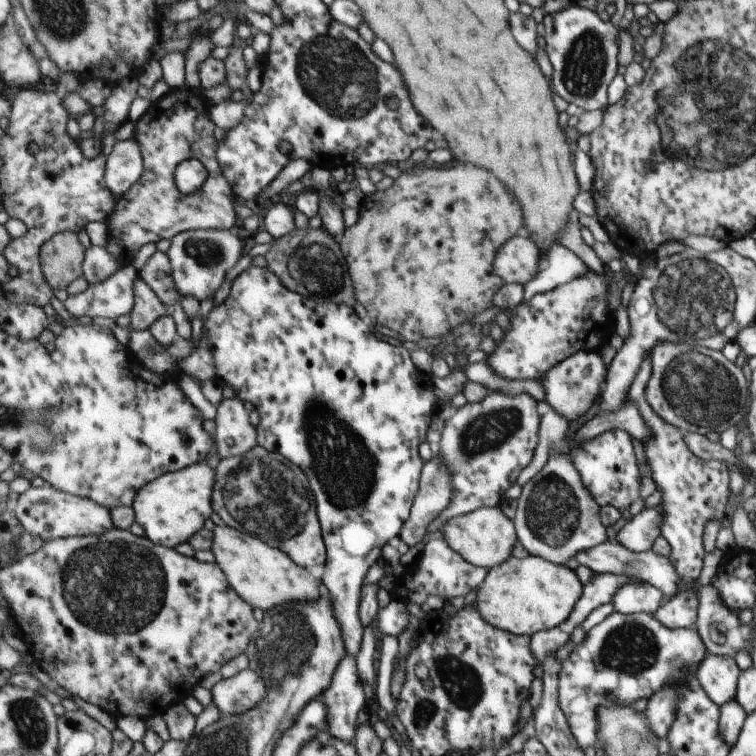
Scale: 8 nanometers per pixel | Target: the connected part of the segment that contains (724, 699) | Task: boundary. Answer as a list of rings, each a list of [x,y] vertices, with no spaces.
[[[706,654],[696,679],[718,707],[734,699],[740,670],[733,657]]]

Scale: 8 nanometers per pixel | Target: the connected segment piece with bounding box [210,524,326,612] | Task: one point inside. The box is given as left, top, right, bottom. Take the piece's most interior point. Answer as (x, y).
(264, 576)

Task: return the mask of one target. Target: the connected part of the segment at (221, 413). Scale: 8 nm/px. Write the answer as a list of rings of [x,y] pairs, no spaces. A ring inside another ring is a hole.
[[[237,397],[221,400],[216,406],[214,423],[216,426],[214,437],[216,438],[217,458],[242,457],[255,446],[255,428],[249,424],[249,416]]]

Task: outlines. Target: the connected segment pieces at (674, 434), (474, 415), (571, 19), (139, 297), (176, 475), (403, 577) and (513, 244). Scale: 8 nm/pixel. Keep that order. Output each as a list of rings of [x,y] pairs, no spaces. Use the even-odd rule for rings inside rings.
[[[649,357],[641,364],[636,378],[629,388],[626,401],[633,402],[644,423],[648,426],[648,437],[642,442],[643,454],[649,465],[649,476],[659,494],[660,535],[665,538],[670,548],[669,562],[673,565],[682,583],[689,583],[700,576],[703,566],[703,546],[701,534],[705,522],[721,520],[729,496],[729,478],[723,470],[722,462],[711,462],[711,470],[702,472],[702,459],[693,455],[682,437],[683,432],[677,427],[663,422],[644,400],[644,388],[650,377]]]
[[[488,392],[487,396],[476,403],[466,403],[461,408],[452,409],[453,415],[444,421],[439,442],[433,445],[435,455],[452,474],[452,499],[437,518],[429,522],[427,533],[440,529],[451,517],[460,516],[481,507],[497,507],[501,494],[515,484],[515,478],[529,464],[538,441],[540,407],[527,393],[517,396],[500,392]]]
[[[571,6],[552,14],[545,14],[544,52],[552,66],[553,90],[565,102],[575,104],[582,111],[605,109],[605,88],[617,72],[617,27],[599,19],[597,13],[585,7]]]
[[[140,276],[135,281],[135,306],[130,314],[132,316],[132,330],[150,330],[161,317],[167,314],[171,314],[169,306]]]
[[[205,459],[187,469],[164,474],[137,493],[133,504],[137,523],[154,543],[174,549],[179,544],[189,543],[192,536],[203,531],[203,522],[213,512],[211,496],[216,480],[215,466],[208,462]]]
[[[441,537],[430,539],[415,558],[406,565],[401,565],[402,571],[393,575],[391,597],[403,602],[420,605],[427,596],[440,596],[447,603],[451,598],[465,596],[467,592],[479,586],[486,577],[487,569],[473,566],[461,555],[458,555]]]
[[[517,234],[494,257],[494,271],[505,283],[524,285],[544,266],[541,250],[527,236]]]

